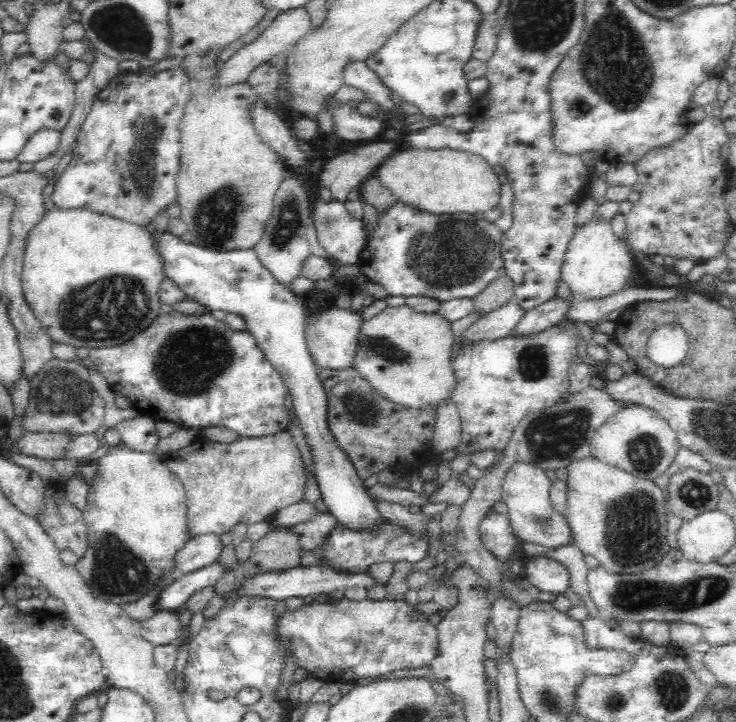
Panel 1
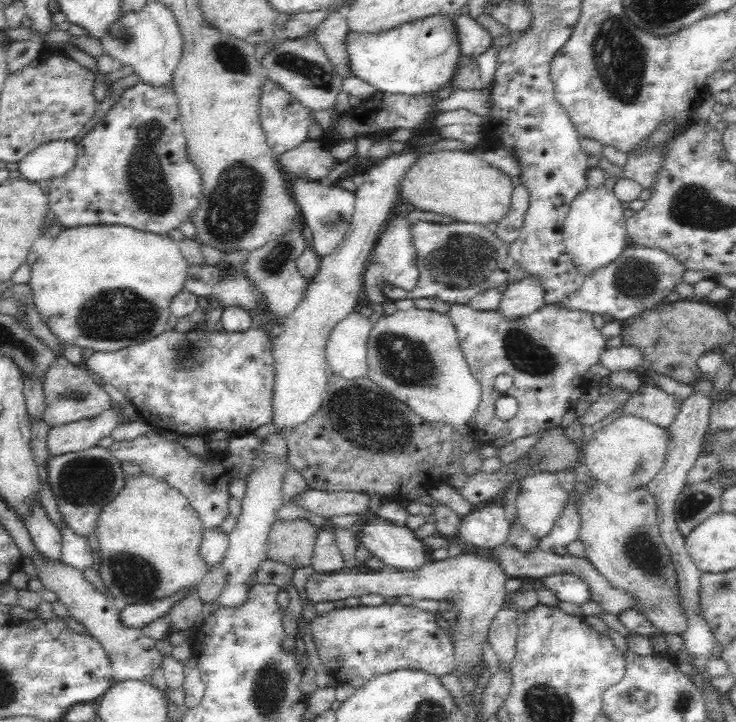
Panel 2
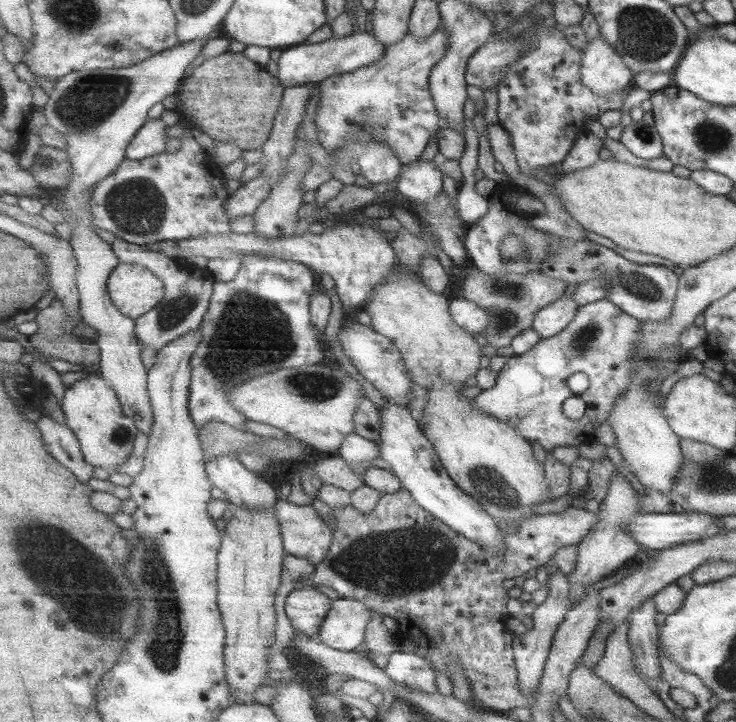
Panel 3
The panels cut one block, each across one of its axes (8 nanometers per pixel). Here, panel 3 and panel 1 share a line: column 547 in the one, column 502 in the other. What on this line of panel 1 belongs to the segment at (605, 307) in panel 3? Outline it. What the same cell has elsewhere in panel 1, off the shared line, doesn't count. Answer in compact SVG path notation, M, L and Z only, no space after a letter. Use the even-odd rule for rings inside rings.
M567 319L566 324L558 323L549 326L548 328L546 328L546 330L541 330L540 332L531 335L508 335L494 340L478 339L475 341L464 341L460 345L460 350L458 350L458 354L456 354L456 357L452 361L454 373L456 373L456 383L458 383L458 386L456 386L456 390L454 390L454 394L452 394L452 401L456 403L462 421L462 443L461 446L458 447L454 453L452 453L452 455L474 454L485 449L492 449L498 452L503 452L507 447L508 442L510 442L512 434L515 432L518 424L526 415L529 415L530 412L542 410L542 408L554 406L554 404L558 404L558 402L562 401L569 392L568 382L570 362L572 362L572 360L576 360L576 356L578 356L578 345L580 344L580 342L594 342L592 336L594 336L595 331L596 328L594 329L594 327L592 327L587 322Z

